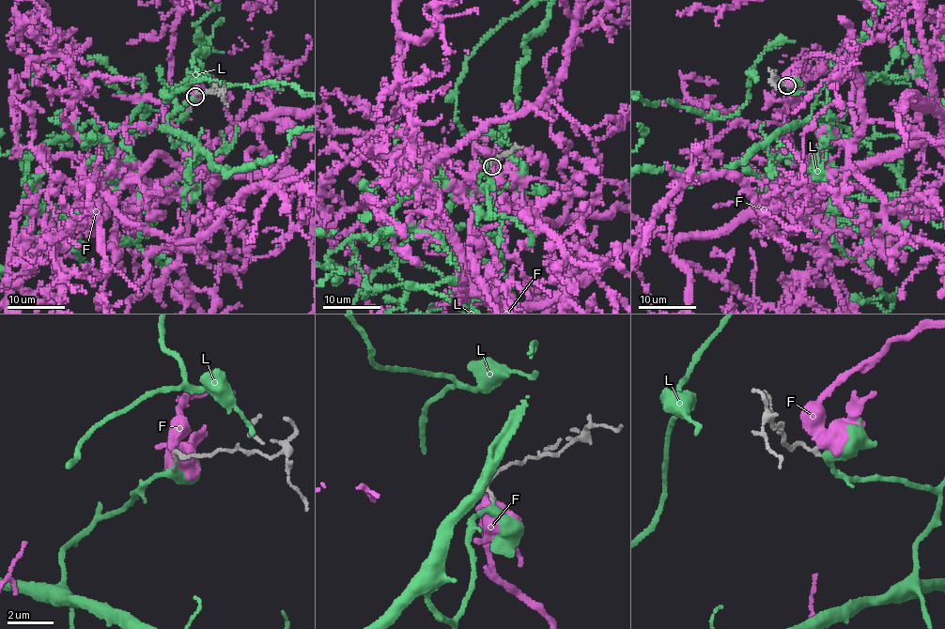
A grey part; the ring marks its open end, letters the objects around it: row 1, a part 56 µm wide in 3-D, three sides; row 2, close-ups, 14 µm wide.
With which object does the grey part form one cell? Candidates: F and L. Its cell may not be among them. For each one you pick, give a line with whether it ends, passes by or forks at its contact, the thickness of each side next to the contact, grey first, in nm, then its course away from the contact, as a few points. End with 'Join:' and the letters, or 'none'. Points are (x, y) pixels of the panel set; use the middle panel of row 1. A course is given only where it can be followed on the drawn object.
L: it passes by | 170/320 nm
Join: L

